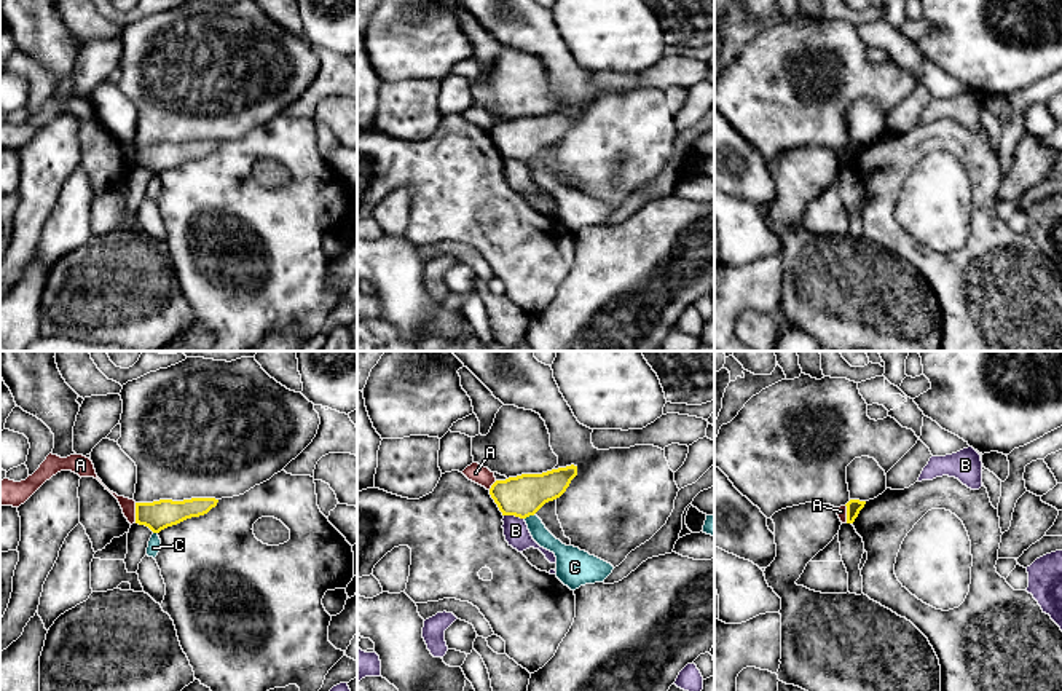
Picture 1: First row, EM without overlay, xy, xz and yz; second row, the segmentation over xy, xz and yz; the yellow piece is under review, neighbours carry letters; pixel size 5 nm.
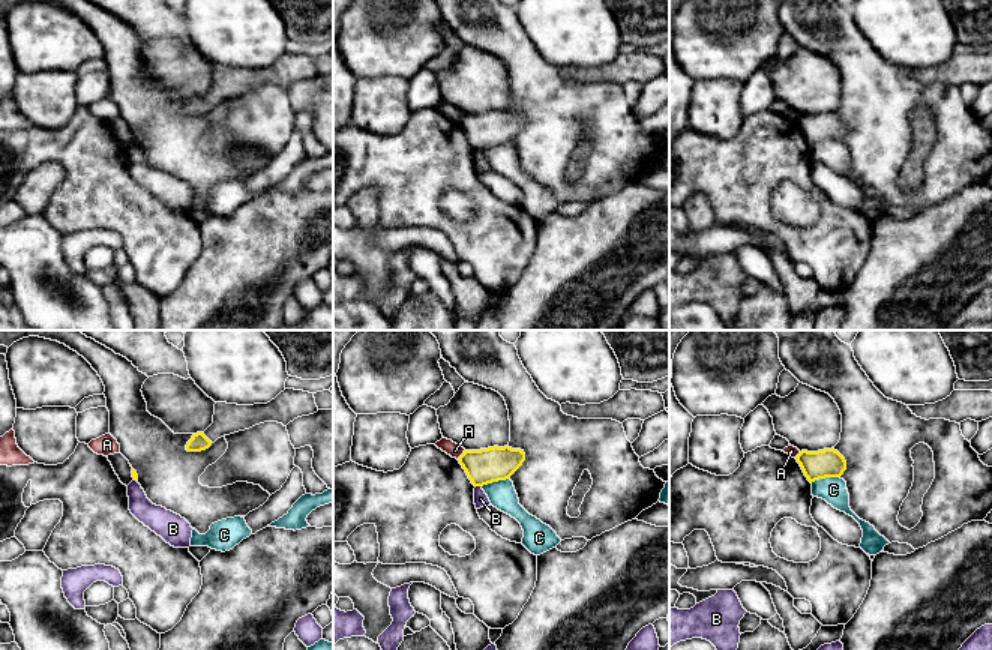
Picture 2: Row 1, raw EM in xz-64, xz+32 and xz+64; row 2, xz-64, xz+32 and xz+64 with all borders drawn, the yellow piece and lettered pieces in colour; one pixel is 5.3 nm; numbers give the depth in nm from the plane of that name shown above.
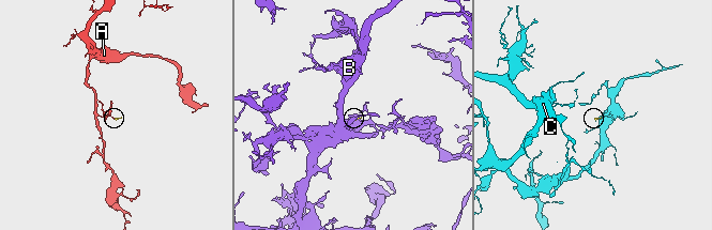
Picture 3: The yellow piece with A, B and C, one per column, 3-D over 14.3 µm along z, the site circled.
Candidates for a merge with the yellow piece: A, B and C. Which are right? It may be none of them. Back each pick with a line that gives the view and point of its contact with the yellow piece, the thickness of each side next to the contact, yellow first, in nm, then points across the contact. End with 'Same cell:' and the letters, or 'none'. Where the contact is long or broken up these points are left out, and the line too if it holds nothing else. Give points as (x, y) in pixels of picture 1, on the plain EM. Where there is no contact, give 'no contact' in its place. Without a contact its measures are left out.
Same cell: none

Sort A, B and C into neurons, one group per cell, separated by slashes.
A / B / C

